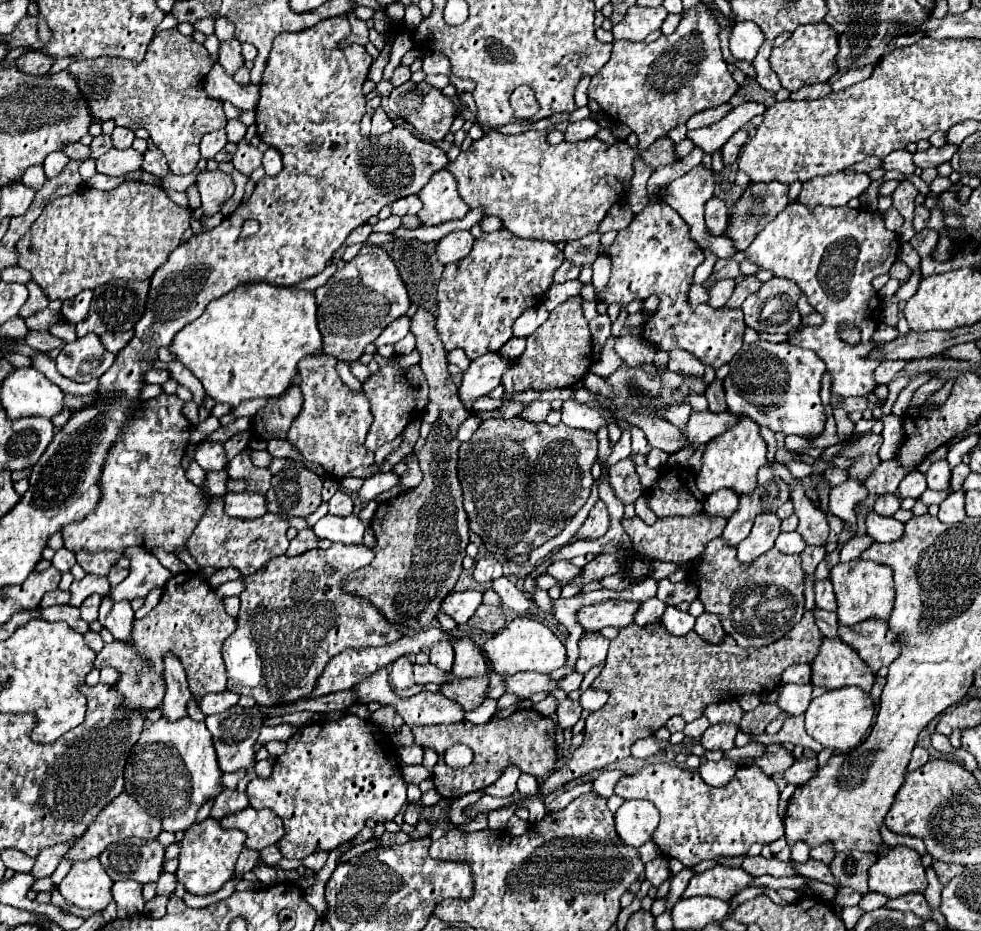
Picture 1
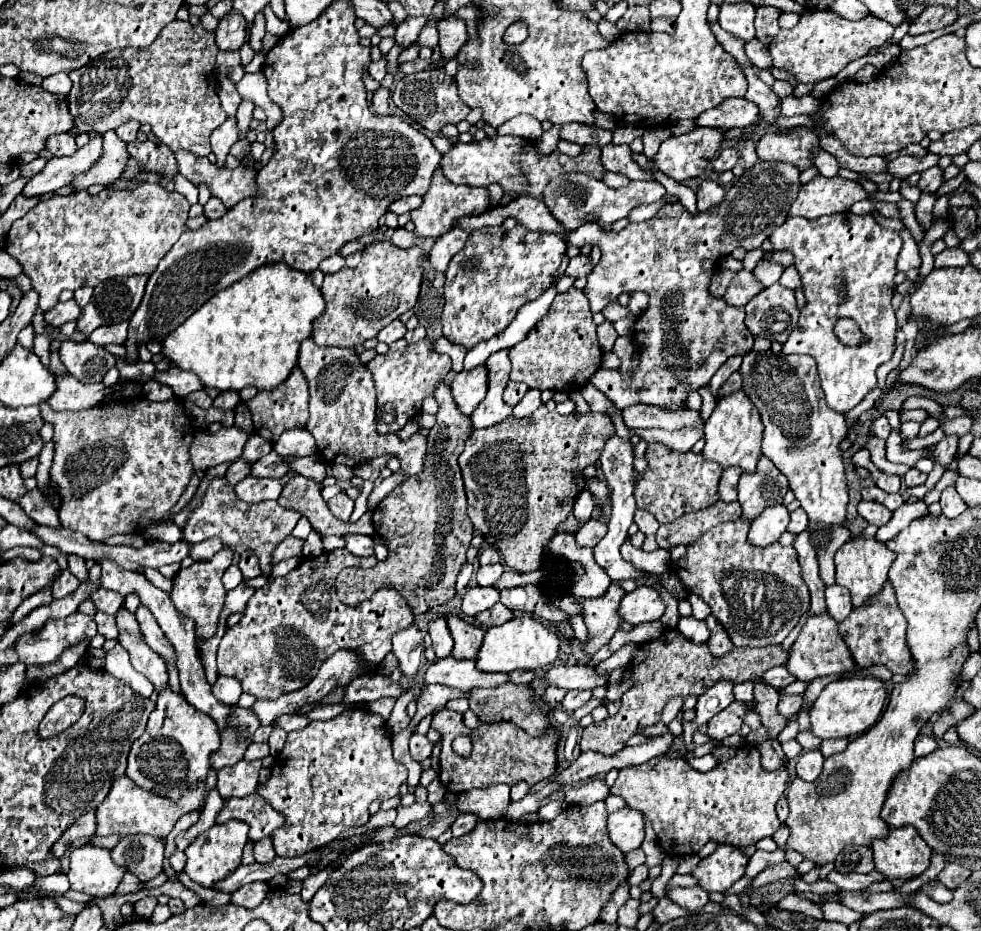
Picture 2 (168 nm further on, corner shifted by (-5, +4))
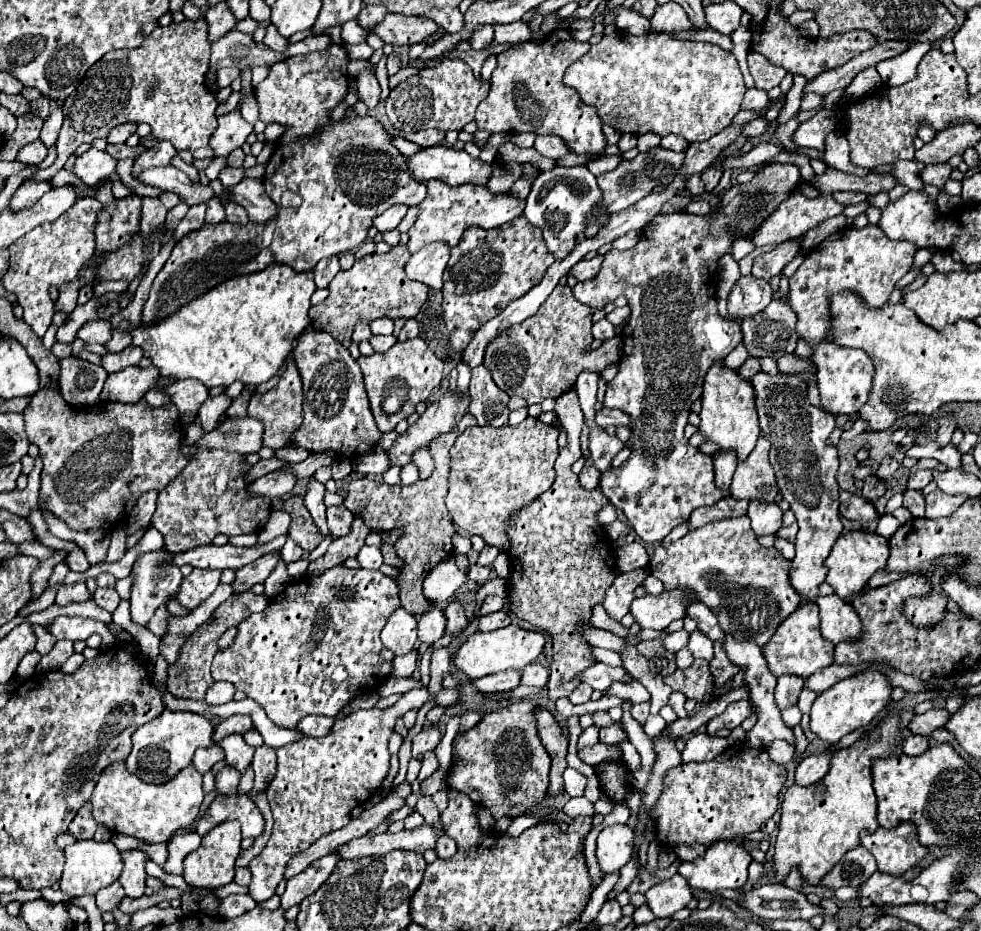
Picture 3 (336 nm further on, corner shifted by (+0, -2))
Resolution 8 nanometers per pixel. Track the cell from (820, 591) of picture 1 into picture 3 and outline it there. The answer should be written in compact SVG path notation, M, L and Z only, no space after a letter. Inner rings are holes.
M836 594L820 596L816 600L820 608L820 622L822 622L822 636L834 644L852 640L860 636L860 620L854 608L840 600Z

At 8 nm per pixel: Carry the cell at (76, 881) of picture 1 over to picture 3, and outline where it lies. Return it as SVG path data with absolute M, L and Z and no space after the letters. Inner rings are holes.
M80 840L64 850L66 866L60 878L60 890L70 896L84 896L84 894L98 894L98 890L110 886L114 880L120 878L122 872L122 858L118 848L112 842L94 842L94 840Z

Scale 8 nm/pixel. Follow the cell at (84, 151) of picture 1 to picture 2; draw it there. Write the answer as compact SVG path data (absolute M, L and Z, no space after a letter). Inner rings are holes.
M55 134L45 142L45 150L49 150L53 156L73 156L77 150L75 136L73 134Z

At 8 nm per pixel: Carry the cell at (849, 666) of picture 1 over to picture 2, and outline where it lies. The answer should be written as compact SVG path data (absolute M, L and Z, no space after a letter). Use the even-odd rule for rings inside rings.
M823 612L823 614L809 614L807 616L797 640L793 642L793 646L789 650L789 658L787 658L785 668L797 680L811 682L819 676L829 676L829 674L853 670L855 666L853 666L853 660L849 658L849 648L845 646L843 638L837 630L837 622L833 622L833 618L827 612Z

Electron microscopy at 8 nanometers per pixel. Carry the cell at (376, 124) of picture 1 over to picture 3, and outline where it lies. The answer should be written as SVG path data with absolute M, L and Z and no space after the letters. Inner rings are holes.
M362 72L362 74L358 74L356 86L358 86L358 94L360 94L362 102L368 108L376 108L380 102L380 92L382 92L376 76L372 72Z

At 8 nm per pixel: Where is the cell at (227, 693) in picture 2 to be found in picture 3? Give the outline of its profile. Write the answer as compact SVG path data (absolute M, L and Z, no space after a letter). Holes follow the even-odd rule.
M214 682L212 688L206 692L206 702L212 706L220 706L226 704L234 698L236 688L230 682Z

